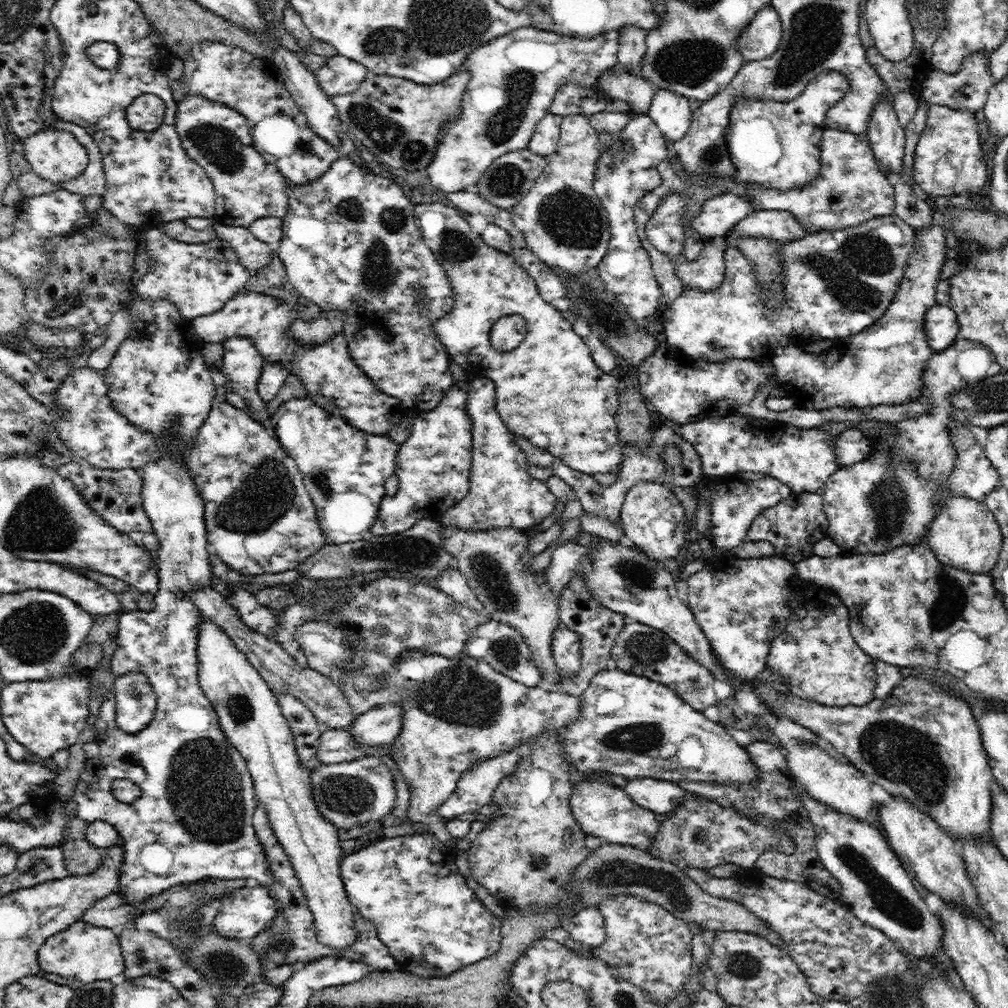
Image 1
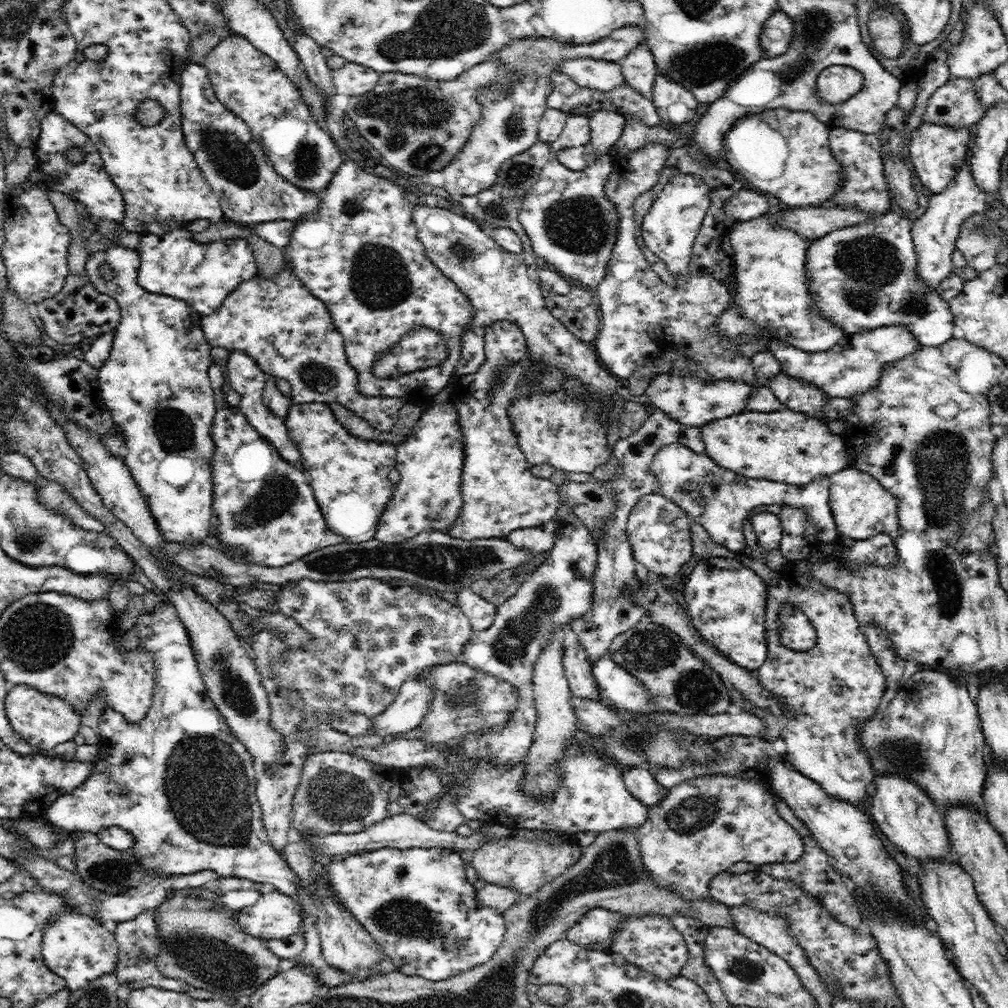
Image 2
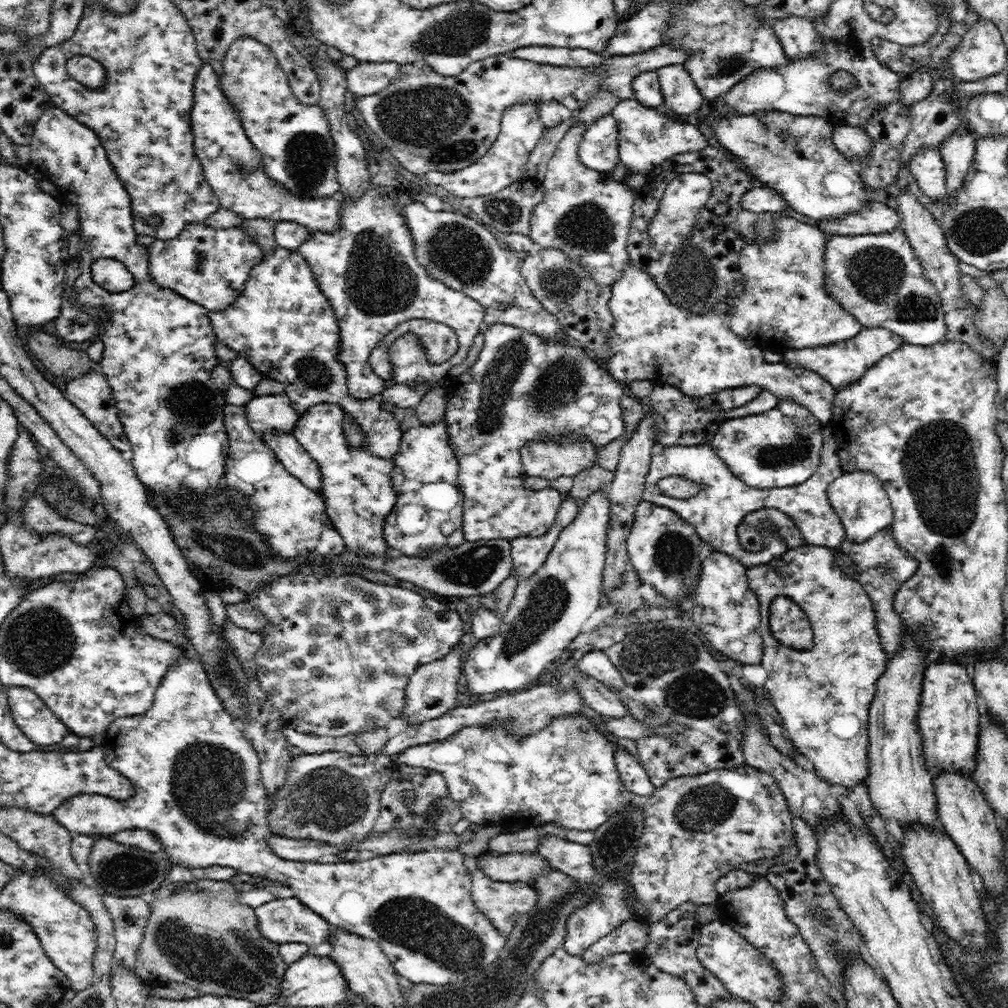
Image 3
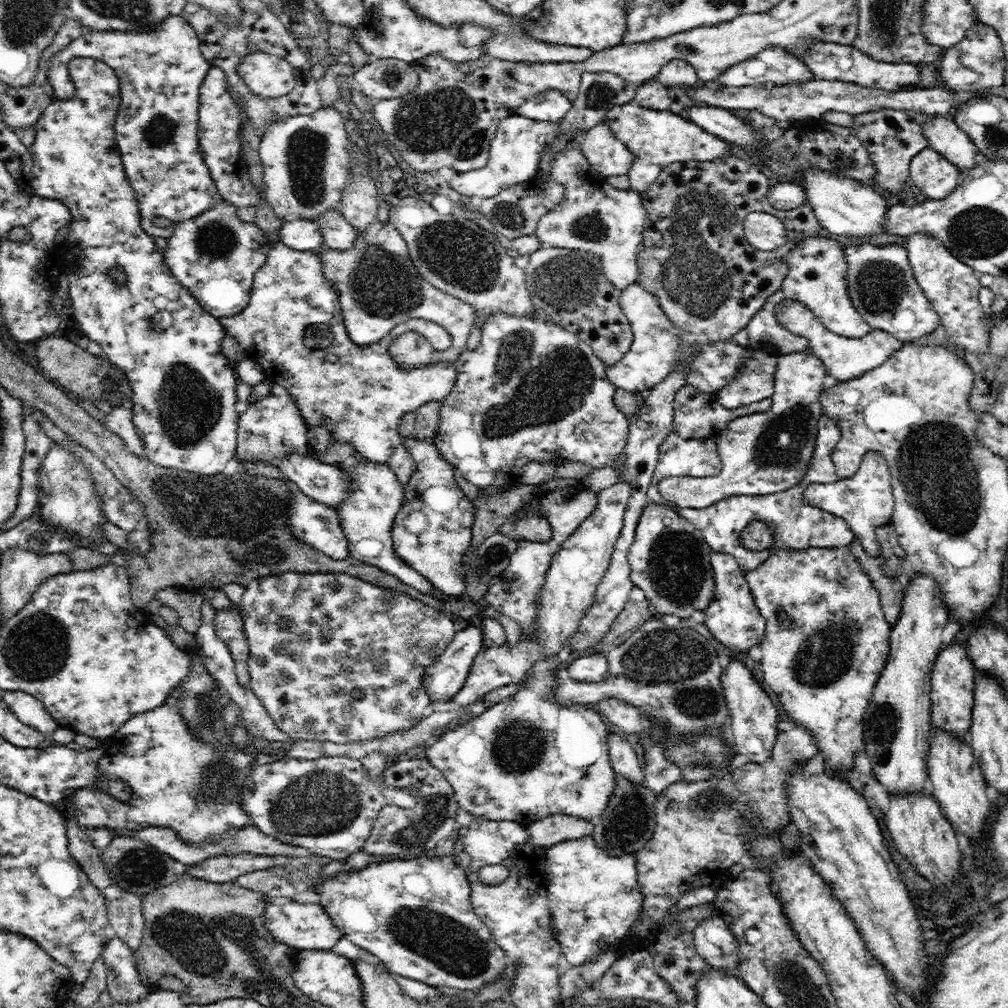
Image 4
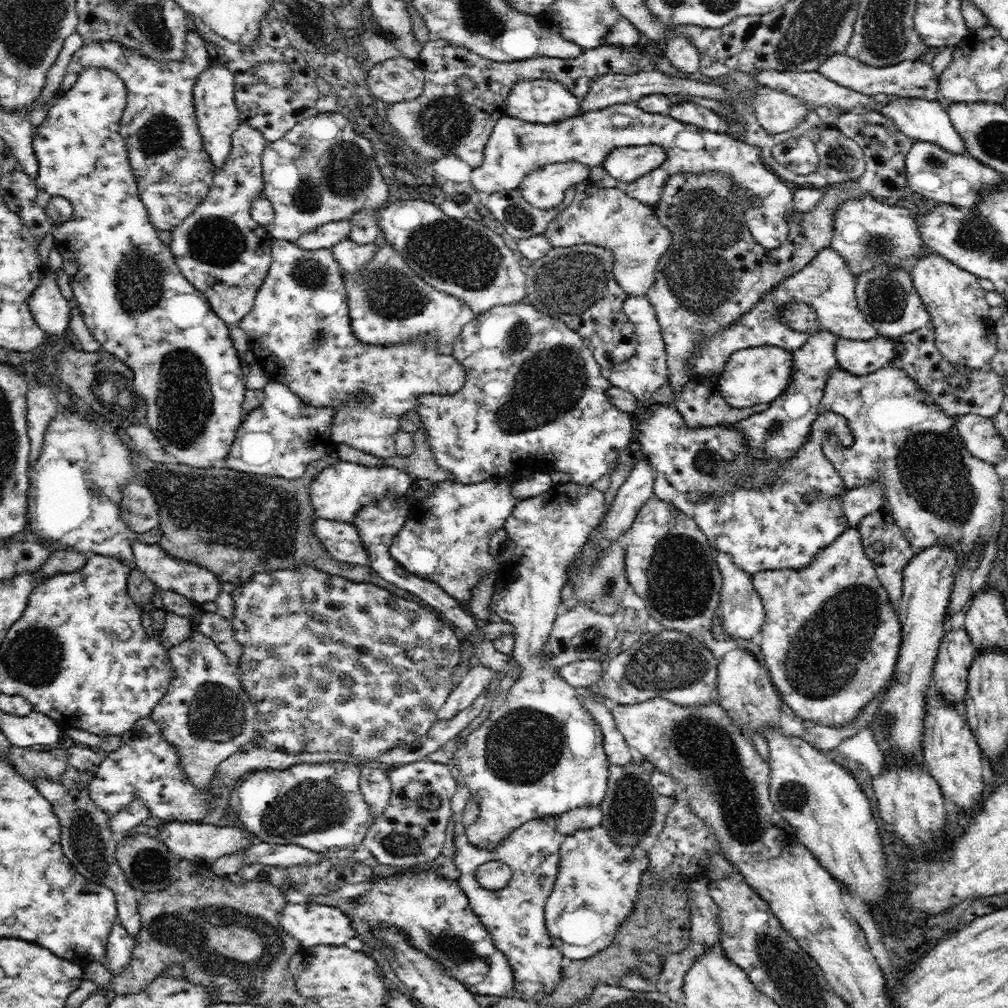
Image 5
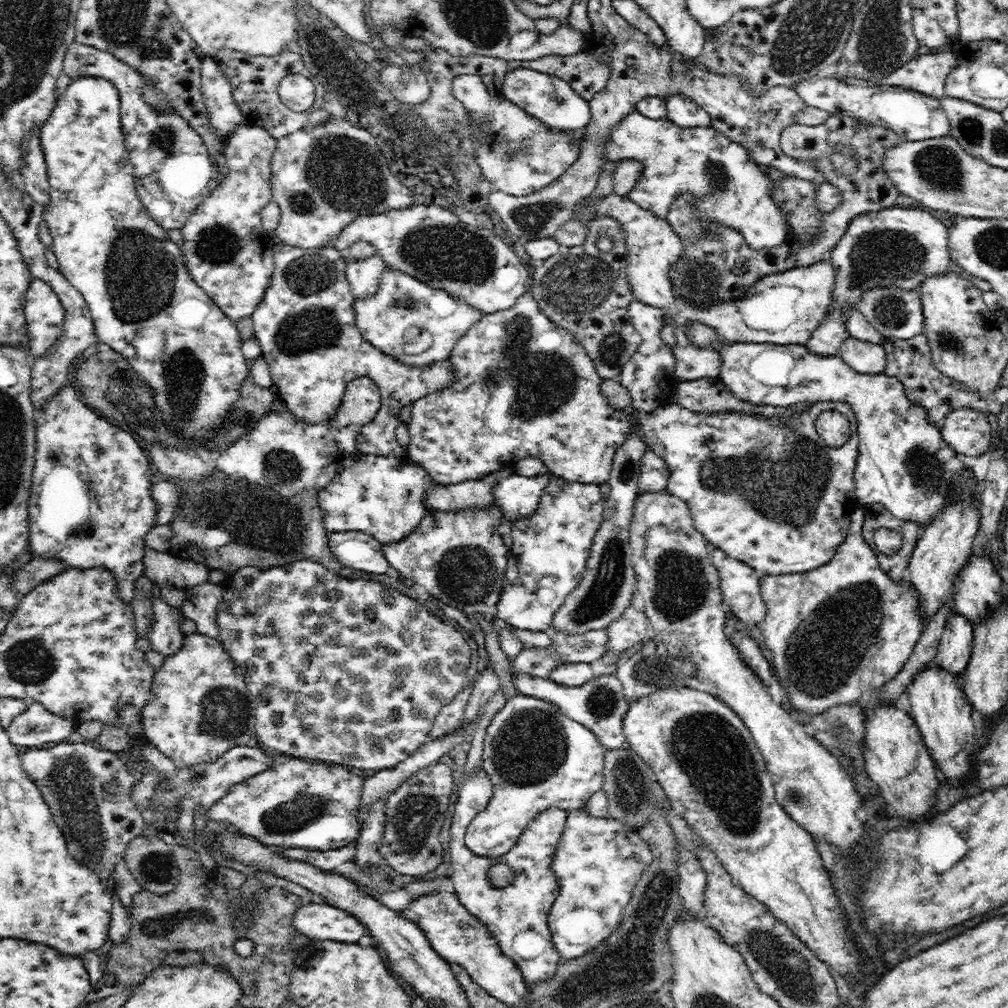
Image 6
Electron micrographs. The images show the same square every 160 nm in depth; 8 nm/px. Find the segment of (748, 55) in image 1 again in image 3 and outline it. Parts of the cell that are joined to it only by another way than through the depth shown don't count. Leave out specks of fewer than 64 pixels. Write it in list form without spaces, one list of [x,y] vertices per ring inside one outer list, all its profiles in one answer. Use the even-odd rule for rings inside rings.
[[[786,16],[773,24],[774,34],[782,43],[786,56],[794,61],[806,56],[818,56],[824,52],[822,37],[811,20],[798,16]]]

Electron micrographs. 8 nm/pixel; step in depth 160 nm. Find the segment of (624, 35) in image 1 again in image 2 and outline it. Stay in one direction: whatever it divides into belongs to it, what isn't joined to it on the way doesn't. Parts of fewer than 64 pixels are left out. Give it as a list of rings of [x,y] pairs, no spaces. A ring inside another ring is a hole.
[[[640,44],[630,50],[624,56],[624,64],[621,65],[625,82],[630,85],[635,92],[653,98],[653,84],[657,73],[657,67],[652,56],[652,51],[648,45]]]

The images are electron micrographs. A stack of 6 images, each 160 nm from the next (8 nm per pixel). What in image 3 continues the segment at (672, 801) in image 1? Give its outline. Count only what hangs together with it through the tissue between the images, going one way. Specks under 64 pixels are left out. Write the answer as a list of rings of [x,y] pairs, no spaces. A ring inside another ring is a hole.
[[[616,747],[616,768],[625,787],[636,797],[646,798],[657,788],[650,782],[646,769],[639,764],[632,754]]]

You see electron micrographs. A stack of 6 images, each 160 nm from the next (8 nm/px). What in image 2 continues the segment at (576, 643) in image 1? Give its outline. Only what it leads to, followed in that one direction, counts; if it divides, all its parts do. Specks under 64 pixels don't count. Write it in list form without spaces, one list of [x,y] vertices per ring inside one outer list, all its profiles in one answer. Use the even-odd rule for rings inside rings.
[[[580,643],[564,647],[562,664],[572,695],[600,701],[598,683],[594,679],[590,661],[586,657],[586,652],[580,647]]]

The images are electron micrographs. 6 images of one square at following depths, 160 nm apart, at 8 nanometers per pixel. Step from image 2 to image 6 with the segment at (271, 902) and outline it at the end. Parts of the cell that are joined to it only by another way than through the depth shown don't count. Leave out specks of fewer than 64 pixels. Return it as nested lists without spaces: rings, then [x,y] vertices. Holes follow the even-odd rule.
[[[304,901],[294,912],[292,924],[309,939],[356,943],[367,934],[364,923],[354,915],[326,902]]]

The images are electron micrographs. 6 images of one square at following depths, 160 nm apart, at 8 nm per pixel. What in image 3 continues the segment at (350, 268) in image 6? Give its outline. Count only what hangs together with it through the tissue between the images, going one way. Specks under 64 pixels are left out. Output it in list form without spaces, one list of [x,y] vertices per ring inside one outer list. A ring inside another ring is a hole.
[[[205,63],[198,71],[194,80],[194,104],[190,110],[190,128],[194,135],[194,150],[203,168],[204,176],[210,187],[218,197],[222,207],[242,215],[245,219],[266,219],[278,221],[291,221],[308,227],[311,232],[334,232],[340,228],[339,197],[312,198],[294,196],[282,183],[272,180],[264,170],[262,153],[252,144],[245,133],[238,111],[222,92],[219,77],[214,68]]]

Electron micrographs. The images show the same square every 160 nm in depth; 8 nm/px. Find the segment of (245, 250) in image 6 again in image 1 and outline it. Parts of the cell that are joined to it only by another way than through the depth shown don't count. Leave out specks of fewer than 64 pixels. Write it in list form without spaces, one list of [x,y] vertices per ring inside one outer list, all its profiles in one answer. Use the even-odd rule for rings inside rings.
[[[159,228],[141,231],[141,234],[149,257],[153,258],[156,264],[152,266],[152,272],[148,272],[148,276],[144,276],[144,280],[140,280],[140,284],[136,286],[137,294],[152,304],[156,304],[158,300],[168,300],[175,305],[175,308],[178,308],[182,317],[195,319],[197,316],[209,315],[221,310],[226,306],[226,302],[232,300],[236,293],[246,287],[250,280],[251,274],[242,266],[238,255],[234,254],[234,249],[225,240],[216,238],[208,242],[200,242],[200,244],[188,244],[166,235]]]

